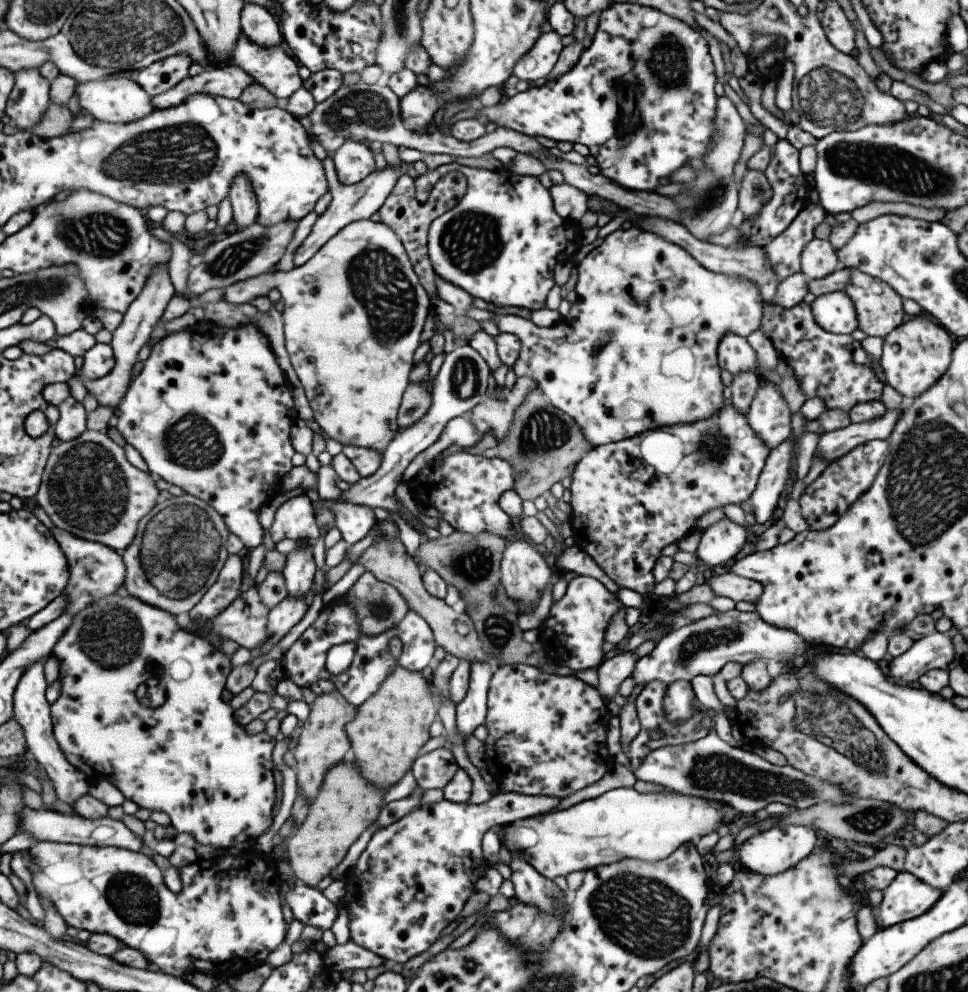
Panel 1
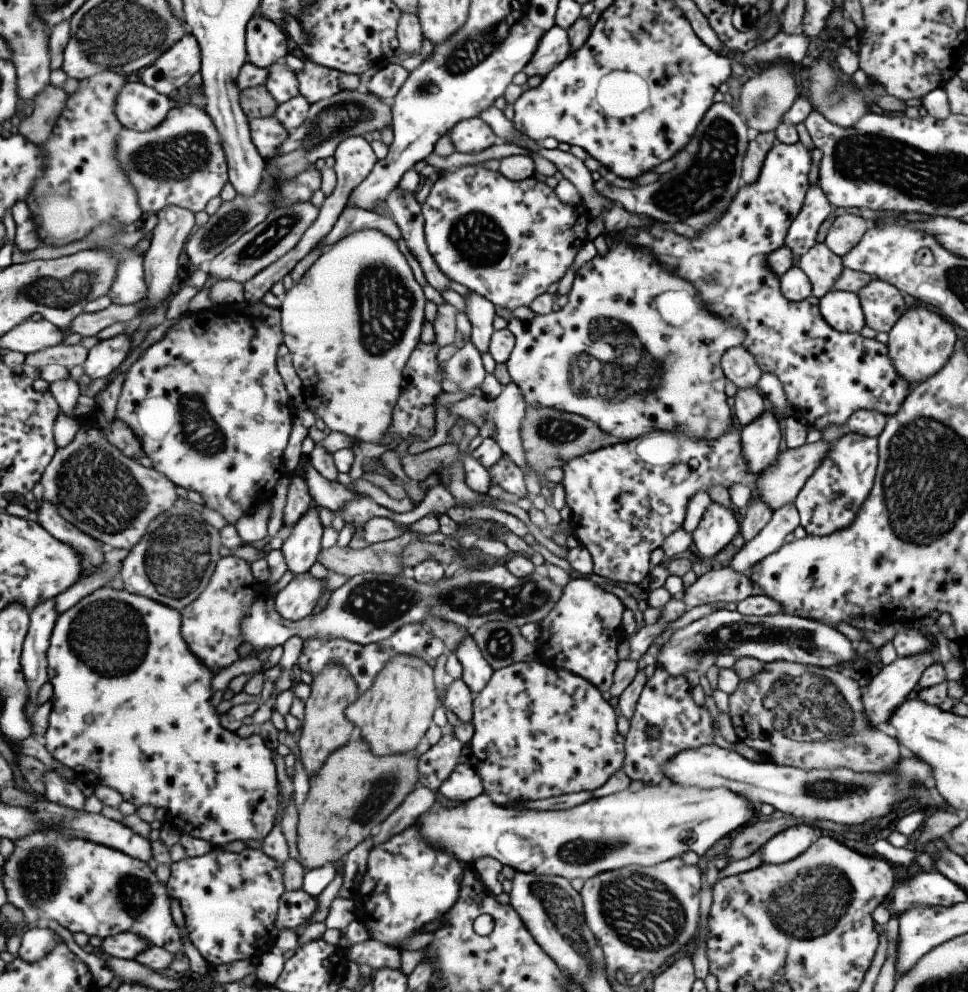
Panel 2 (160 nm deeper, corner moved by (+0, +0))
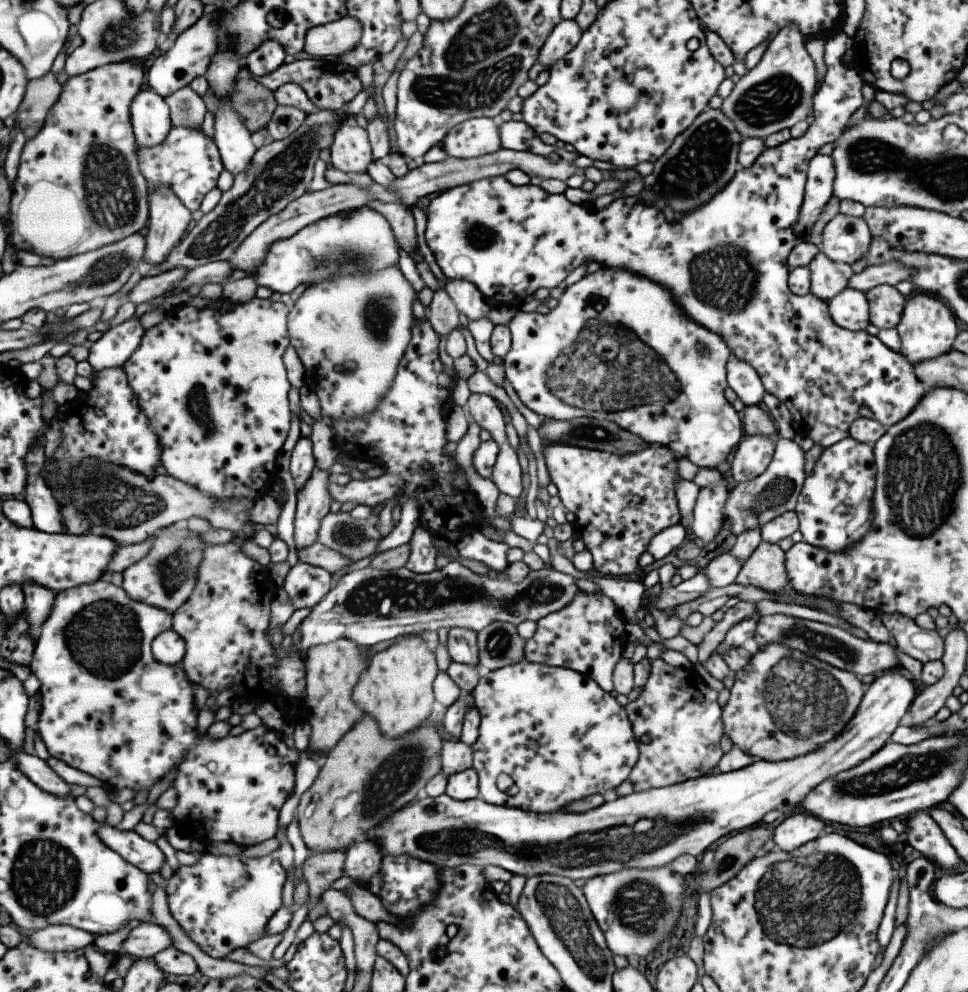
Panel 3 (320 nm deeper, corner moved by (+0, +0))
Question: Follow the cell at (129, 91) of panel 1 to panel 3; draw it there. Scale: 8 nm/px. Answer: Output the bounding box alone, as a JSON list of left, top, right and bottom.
[131,88,173,146]

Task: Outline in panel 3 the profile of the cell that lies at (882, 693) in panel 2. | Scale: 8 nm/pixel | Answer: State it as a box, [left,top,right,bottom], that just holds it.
[373,669,917,881]

